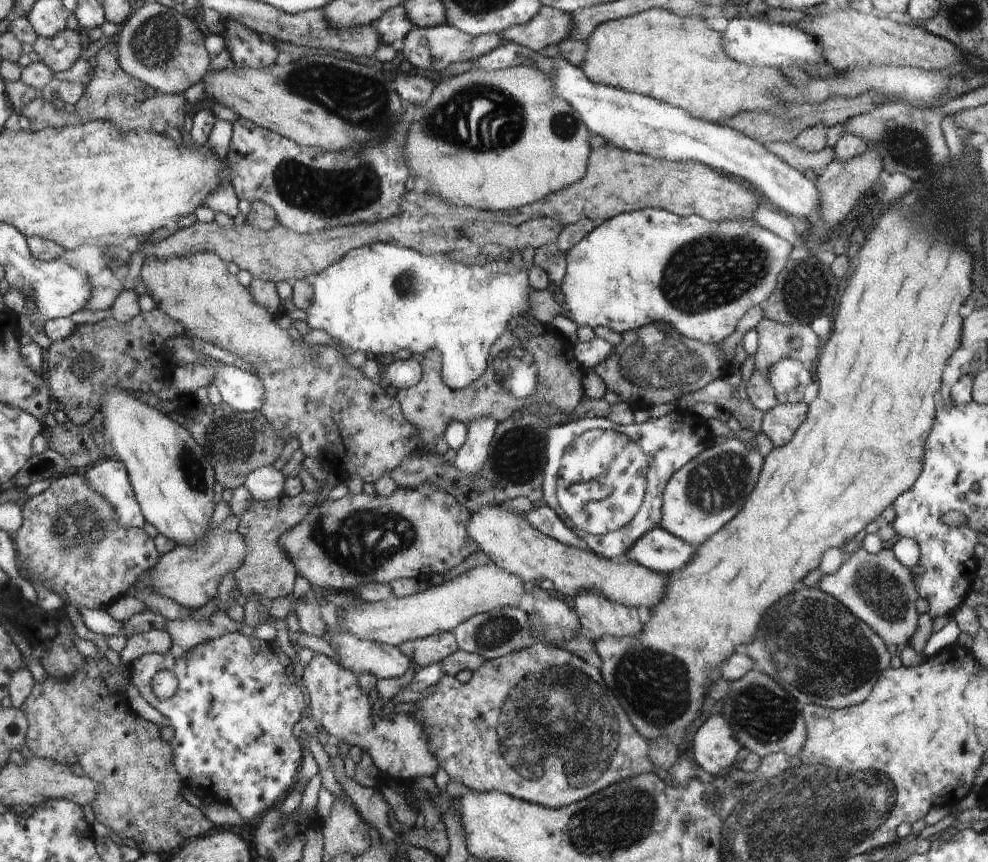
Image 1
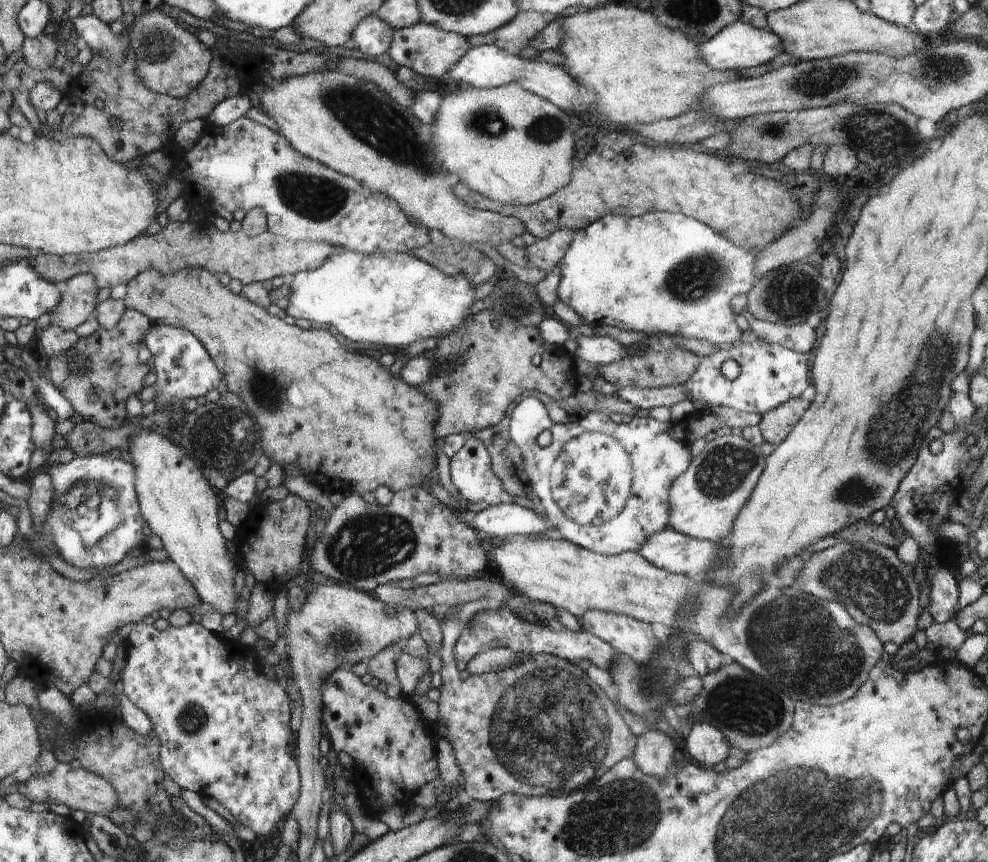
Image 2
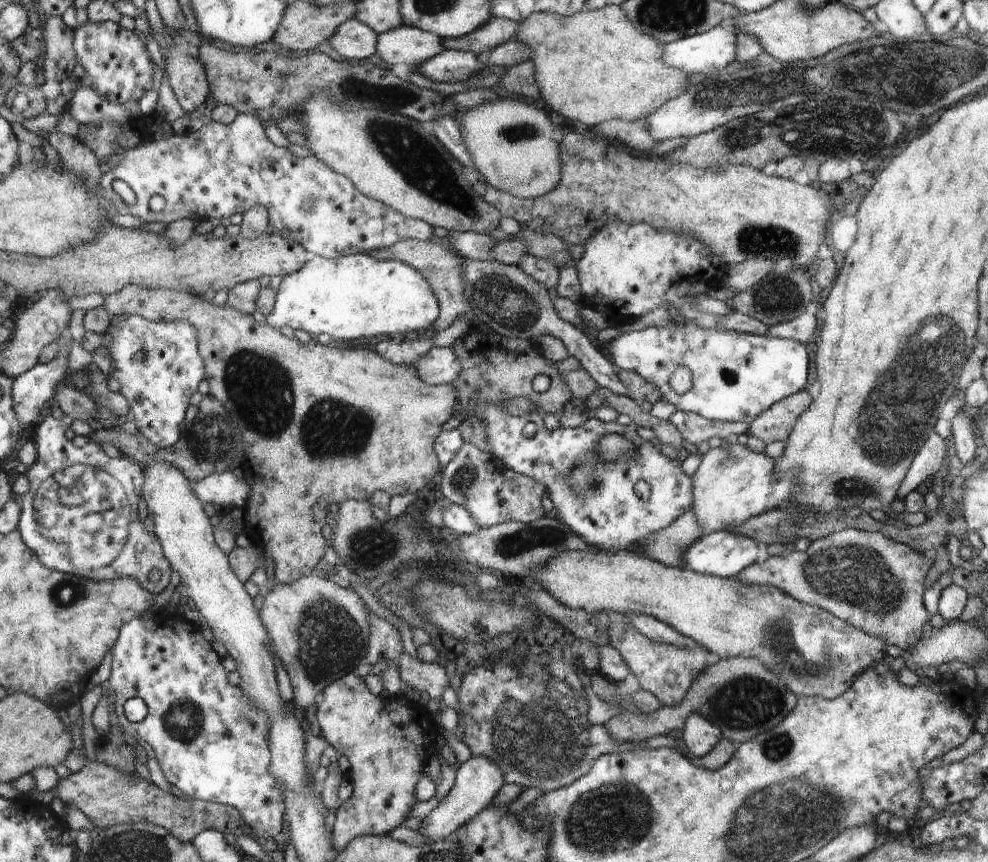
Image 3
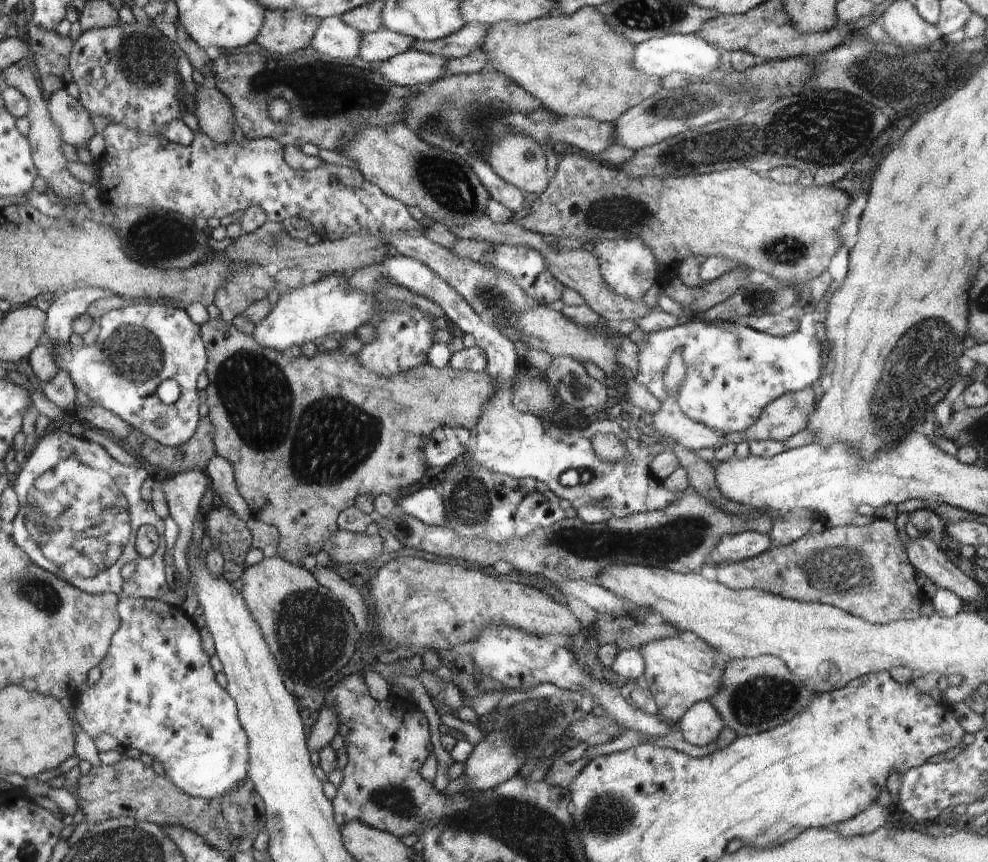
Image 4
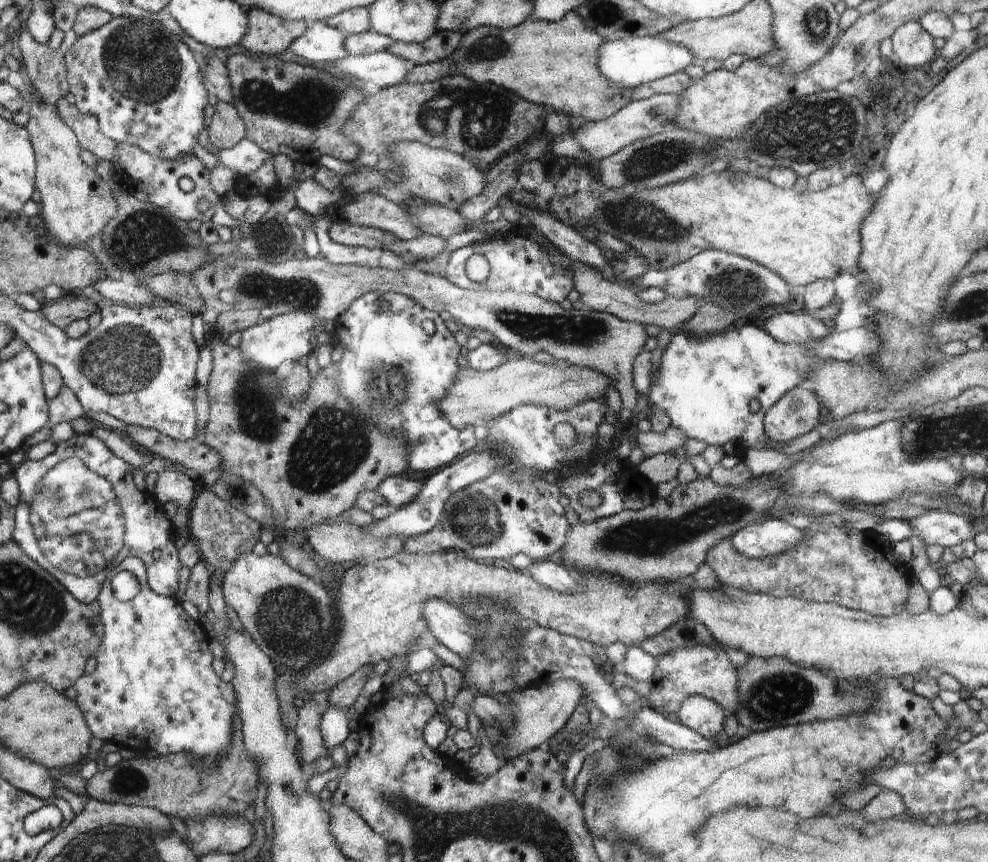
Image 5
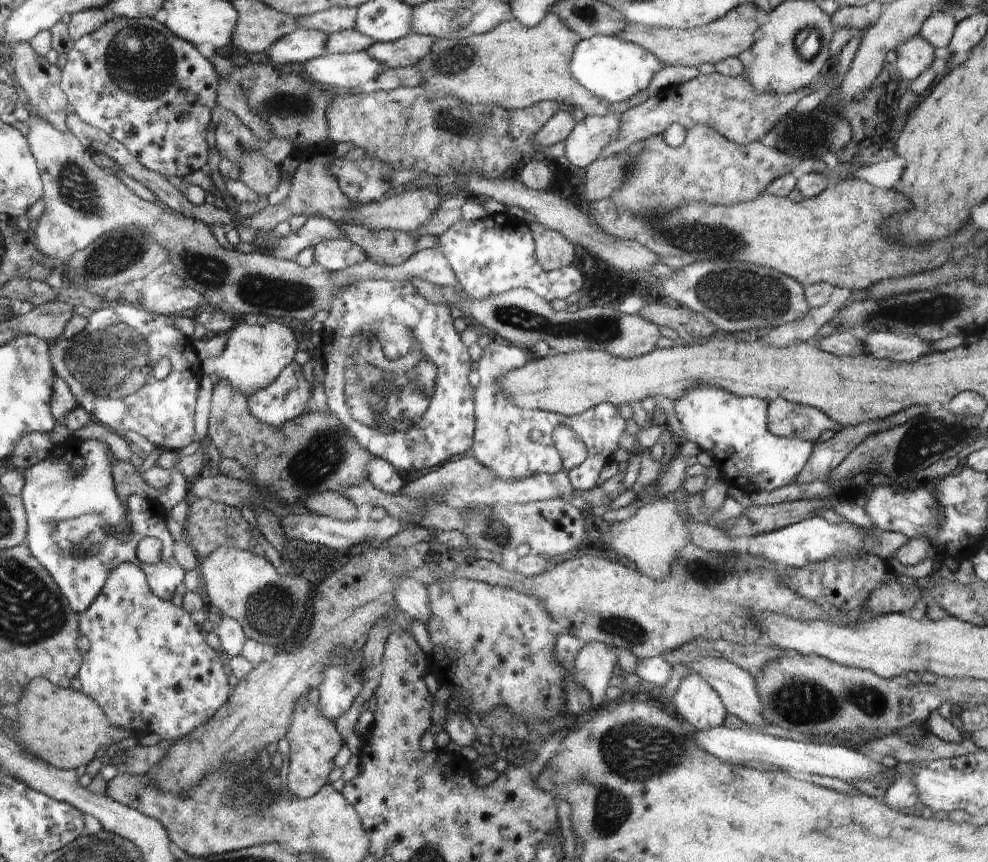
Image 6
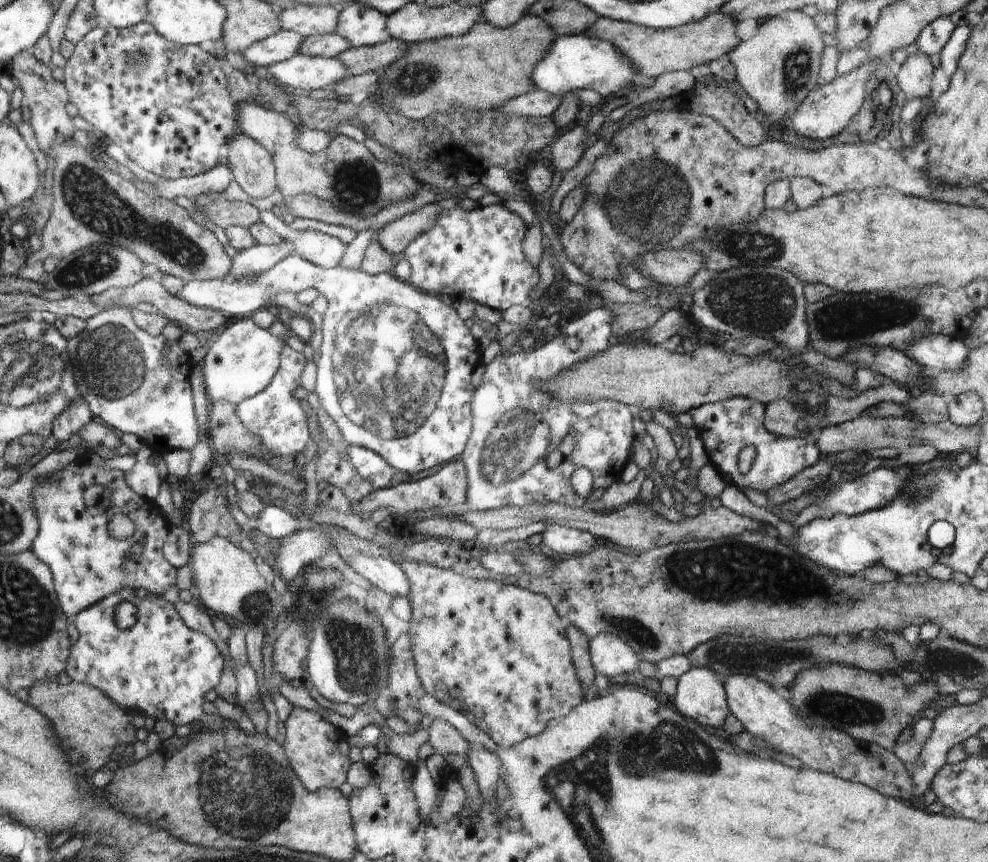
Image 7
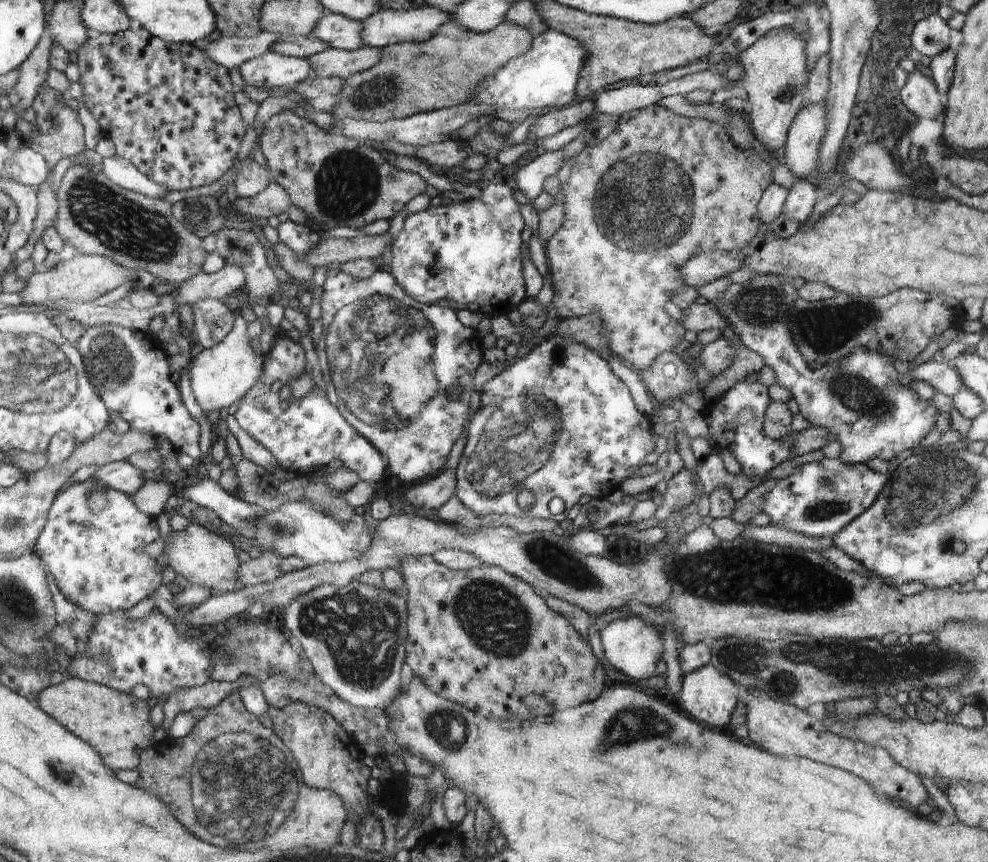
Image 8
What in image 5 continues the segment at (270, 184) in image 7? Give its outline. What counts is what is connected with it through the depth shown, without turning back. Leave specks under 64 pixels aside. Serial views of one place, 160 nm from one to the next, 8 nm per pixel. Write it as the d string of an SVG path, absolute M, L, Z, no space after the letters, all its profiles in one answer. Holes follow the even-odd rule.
M220 102L213 106L212 122L210 122L210 142L222 149L230 149L241 142L246 136L246 126L240 114L232 104Z

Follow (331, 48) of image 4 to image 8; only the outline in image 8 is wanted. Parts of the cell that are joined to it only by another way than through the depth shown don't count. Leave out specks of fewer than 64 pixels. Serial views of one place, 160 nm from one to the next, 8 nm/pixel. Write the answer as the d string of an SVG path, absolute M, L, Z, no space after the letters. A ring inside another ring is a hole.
M264 30L260 34L248 38L221 36L218 40L210 42L205 47L205 51L213 61L230 70L239 68L249 60L270 51L278 37L279 35Z

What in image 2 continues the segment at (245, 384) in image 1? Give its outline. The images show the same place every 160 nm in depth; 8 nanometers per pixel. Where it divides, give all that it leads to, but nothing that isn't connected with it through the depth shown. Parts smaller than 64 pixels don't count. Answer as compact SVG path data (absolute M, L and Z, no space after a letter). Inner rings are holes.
M153 324L153 328L145 334L143 345L149 348L156 365L158 395L153 398L156 409L174 402L180 406L182 398L198 398L212 388L219 388L220 393L229 391L227 382L223 382L223 373L212 360L210 353L204 348L203 343L190 331L174 326Z

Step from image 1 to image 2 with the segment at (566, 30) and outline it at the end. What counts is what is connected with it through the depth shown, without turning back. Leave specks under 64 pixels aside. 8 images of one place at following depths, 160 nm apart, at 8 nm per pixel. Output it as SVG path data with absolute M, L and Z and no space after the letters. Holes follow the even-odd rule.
M522 11L498 30L479 35L470 35L467 43L471 46L496 45L498 48L518 53L530 45L535 36L554 20L555 16L536 11Z

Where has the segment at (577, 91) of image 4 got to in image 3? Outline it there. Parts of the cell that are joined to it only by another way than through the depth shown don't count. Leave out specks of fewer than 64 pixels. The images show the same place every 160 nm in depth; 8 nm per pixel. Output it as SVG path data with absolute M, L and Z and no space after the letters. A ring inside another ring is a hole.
M621 5L599 9L586 8L572 16L536 13L520 22L516 39L533 48L535 78L548 106L566 118L588 126L598 126L610 119L637 121L659 110L667 100L682 94L689 86L686 71L668 66L662 59L663 44L632 26Z

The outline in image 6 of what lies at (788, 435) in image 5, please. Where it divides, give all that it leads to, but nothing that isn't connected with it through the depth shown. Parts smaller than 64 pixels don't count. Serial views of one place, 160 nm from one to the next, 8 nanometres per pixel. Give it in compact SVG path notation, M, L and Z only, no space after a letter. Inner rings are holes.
M778 397L767 408L768 430L786 439L803 439L816 443L825 430L837 431L841 426L828 418L821 410L808 405L799 405Z

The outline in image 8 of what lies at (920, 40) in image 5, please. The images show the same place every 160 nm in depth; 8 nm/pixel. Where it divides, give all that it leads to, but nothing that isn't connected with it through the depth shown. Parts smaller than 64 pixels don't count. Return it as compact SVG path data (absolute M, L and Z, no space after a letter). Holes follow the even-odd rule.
M918 68L908 73L908 78L899 90L904 106L918 118L936 118L942 112L938 102L938 90L930 77L926 77Z

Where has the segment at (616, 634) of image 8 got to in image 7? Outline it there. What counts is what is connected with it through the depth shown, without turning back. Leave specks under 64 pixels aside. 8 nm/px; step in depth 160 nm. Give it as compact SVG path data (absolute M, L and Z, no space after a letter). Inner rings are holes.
M612 633L589 639L589 655L595 674L608 678L637 670L640 660L626 641Z

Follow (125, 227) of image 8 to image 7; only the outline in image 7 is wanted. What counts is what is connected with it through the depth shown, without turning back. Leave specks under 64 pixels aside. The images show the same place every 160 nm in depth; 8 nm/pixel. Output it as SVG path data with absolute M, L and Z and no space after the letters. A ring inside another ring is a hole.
M69 141L56 143L48 157L54 159L53 190L51 197L51 218L40 230L42 249L28 255L27 263L19 275L38 283L44 273L43 262L48 256L61 259L77 250L99 244L111 244L132 251L143 264L154 264L163 274L171 274L188 281L228 280L231 276L232 259L216 239L214 231L204 228L192 220L188 211L169 198L153 197L136 188L132 181L124 180L117 172L100 170L90 150L82 145L72 145Z

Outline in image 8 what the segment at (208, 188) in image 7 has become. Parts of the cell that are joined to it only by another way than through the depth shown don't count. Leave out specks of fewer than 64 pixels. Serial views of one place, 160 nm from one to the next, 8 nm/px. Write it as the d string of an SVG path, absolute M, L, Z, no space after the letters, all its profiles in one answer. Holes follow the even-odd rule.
M118 155L103 158L102 163L96 166L96 170L104 173L122 188L147 197L162 199L169 192L163 184L158 184L148 175L142 174L130 160Z

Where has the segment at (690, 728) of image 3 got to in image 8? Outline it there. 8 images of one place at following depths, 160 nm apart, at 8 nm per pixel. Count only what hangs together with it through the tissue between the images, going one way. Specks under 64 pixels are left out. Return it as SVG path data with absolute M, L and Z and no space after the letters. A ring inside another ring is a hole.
M710 663L683 676L680 692L677 696L680 709L698 722L708 726L729 727L729 722L740 700L741 690L738 685L724 673L718 672Z

